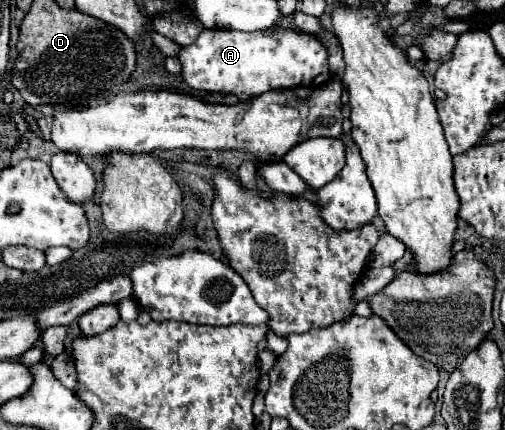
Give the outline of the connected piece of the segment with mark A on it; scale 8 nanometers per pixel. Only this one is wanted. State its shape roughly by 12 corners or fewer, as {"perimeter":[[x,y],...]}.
{"perimeter":[[203,30],[177,54],[193,90],[251,100],[329,80],[311,34]]}

